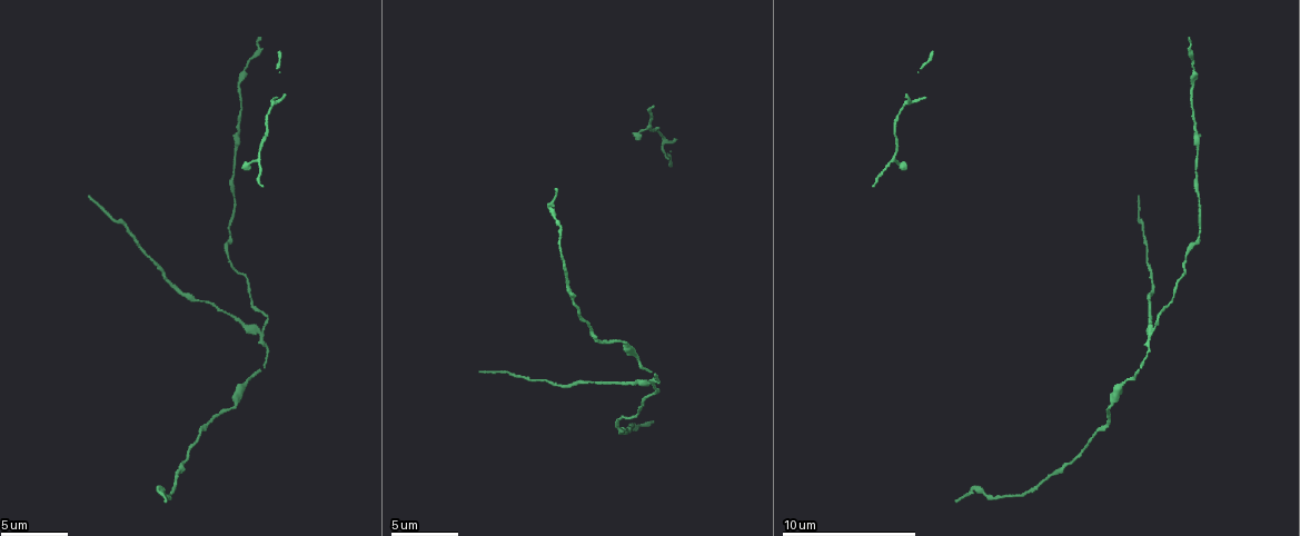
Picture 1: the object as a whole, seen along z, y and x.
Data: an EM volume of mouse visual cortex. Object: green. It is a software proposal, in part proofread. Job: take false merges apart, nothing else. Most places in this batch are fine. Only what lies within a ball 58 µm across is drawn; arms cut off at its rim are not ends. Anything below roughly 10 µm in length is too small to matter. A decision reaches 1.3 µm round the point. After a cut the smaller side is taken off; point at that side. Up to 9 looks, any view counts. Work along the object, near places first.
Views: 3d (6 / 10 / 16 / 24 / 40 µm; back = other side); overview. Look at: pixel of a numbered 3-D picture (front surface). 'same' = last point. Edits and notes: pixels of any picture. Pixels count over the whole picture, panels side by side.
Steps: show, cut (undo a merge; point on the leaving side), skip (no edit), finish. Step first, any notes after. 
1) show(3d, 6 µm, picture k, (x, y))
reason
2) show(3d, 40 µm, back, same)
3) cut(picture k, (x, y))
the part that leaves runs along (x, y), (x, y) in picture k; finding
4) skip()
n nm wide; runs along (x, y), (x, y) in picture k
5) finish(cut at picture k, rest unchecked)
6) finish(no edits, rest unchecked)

show(3d, 10 µm, picture 1, (237, 202))
narrows sharply

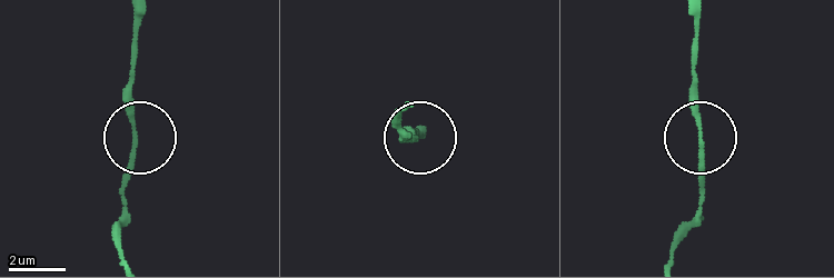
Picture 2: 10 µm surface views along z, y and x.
skip()
runs along (691, 79), (698, 210) in picture 2; all the same neuron

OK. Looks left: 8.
show(3d, 6 µm, picture 1, (256, 333))
a fork

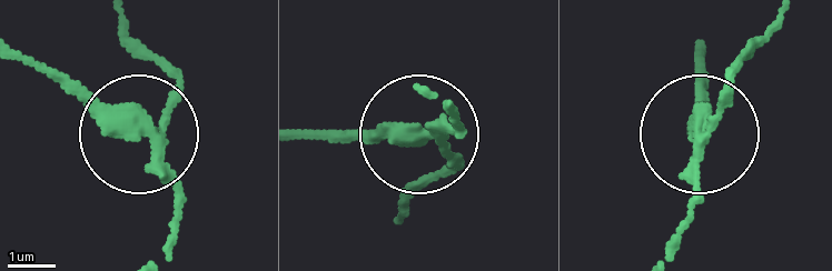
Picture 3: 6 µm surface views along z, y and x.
cut(picture 3, (91, 106))
330 nm wide; the part that leaves runs along (156, 143), (124, 140), (28, 64) in picture 3; a second neuron is stuck on

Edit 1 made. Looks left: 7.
show(overview)

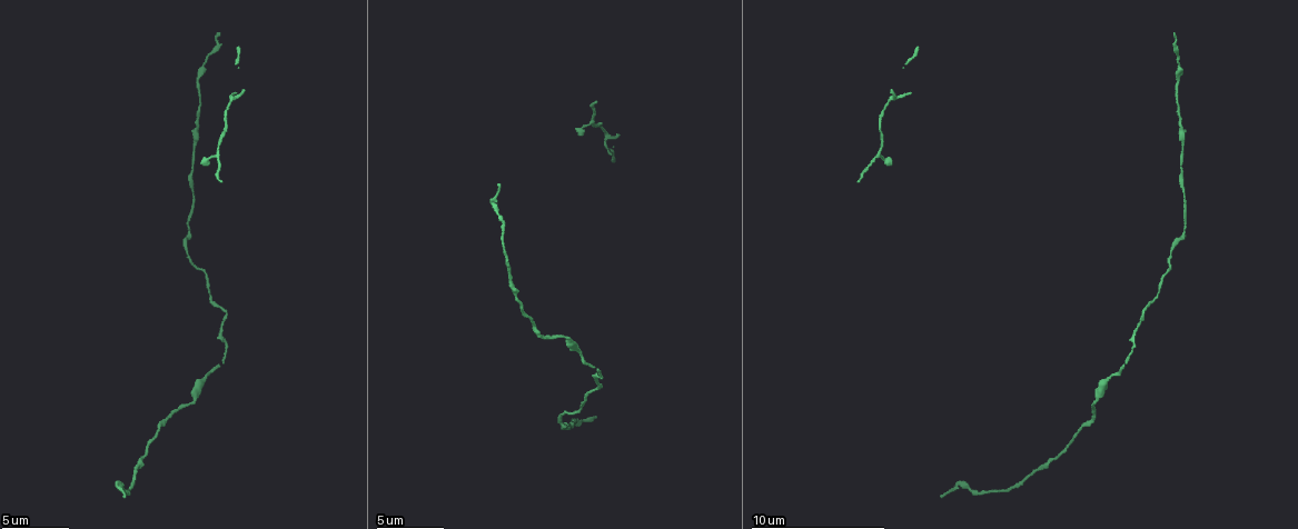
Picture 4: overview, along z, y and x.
show(3d, 16 µm, picture 4, (568, 340))
sudden change in width

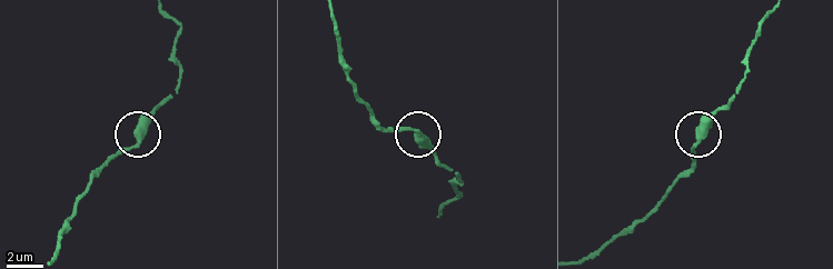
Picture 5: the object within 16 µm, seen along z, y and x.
show(3d, 6 µm, picture 5, (418, 136))

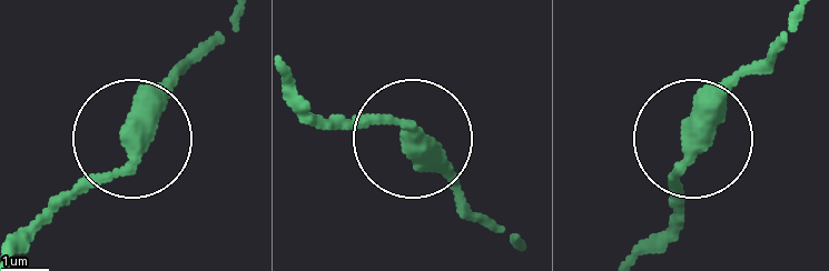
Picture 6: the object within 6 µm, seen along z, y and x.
skip()
runs along (792, 22), (677, 166), (672, 233) in picture 6; one neuron here

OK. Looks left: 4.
show(3d, 10 µm, picture 4, (1077, 433))
thick turns thin

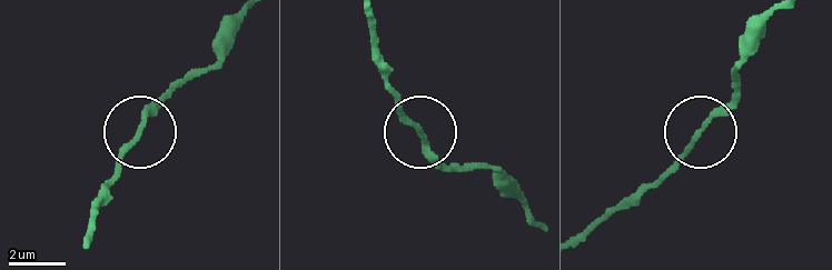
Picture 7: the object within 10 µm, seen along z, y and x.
show(3d, 6 µm, picture 7, (699, 136))

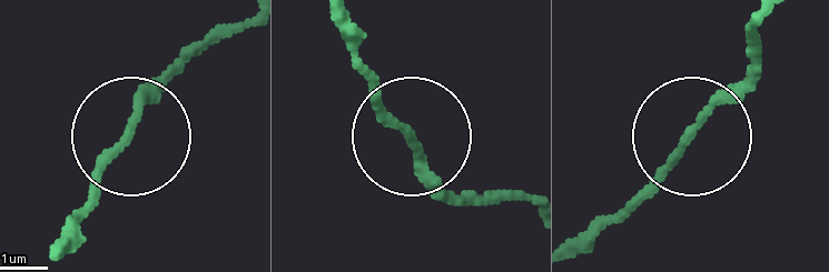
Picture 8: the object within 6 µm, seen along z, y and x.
skip()
160 nm wide; one neuron here

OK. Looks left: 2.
finish(cut at picture 3, rest unchecked)

